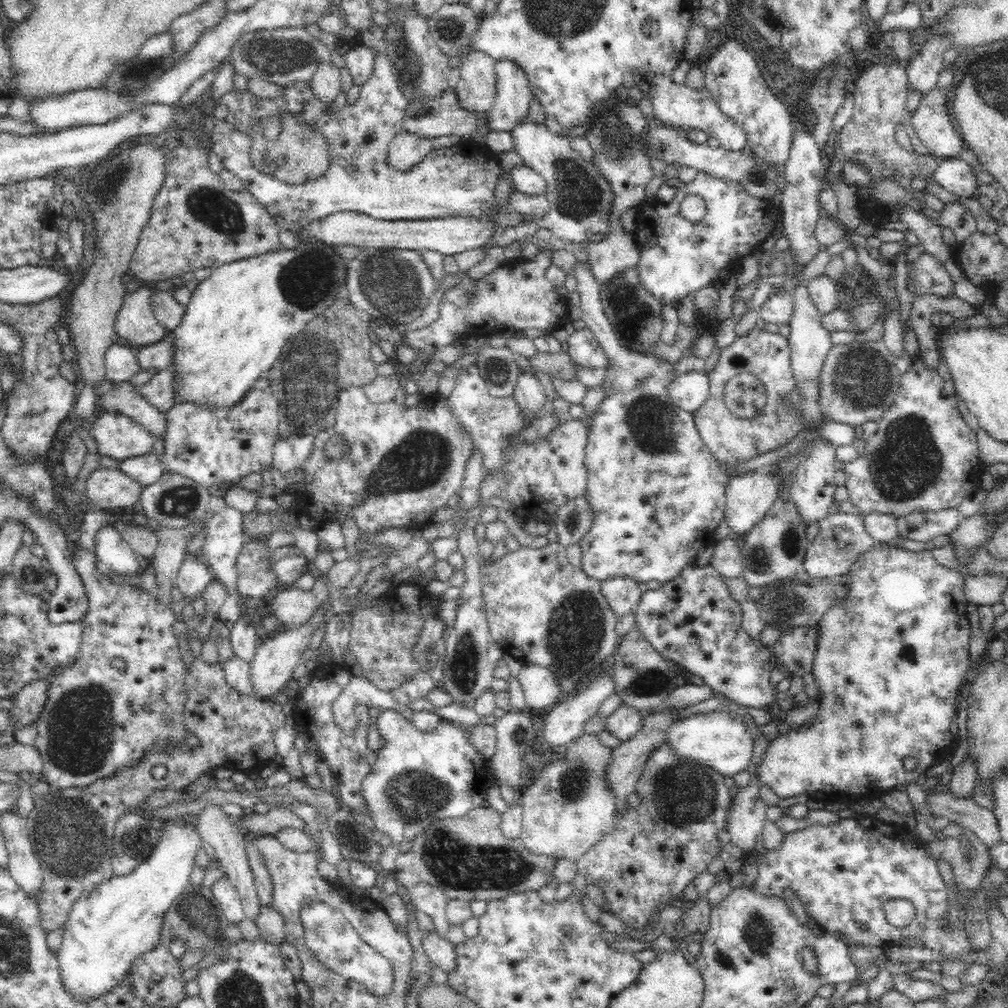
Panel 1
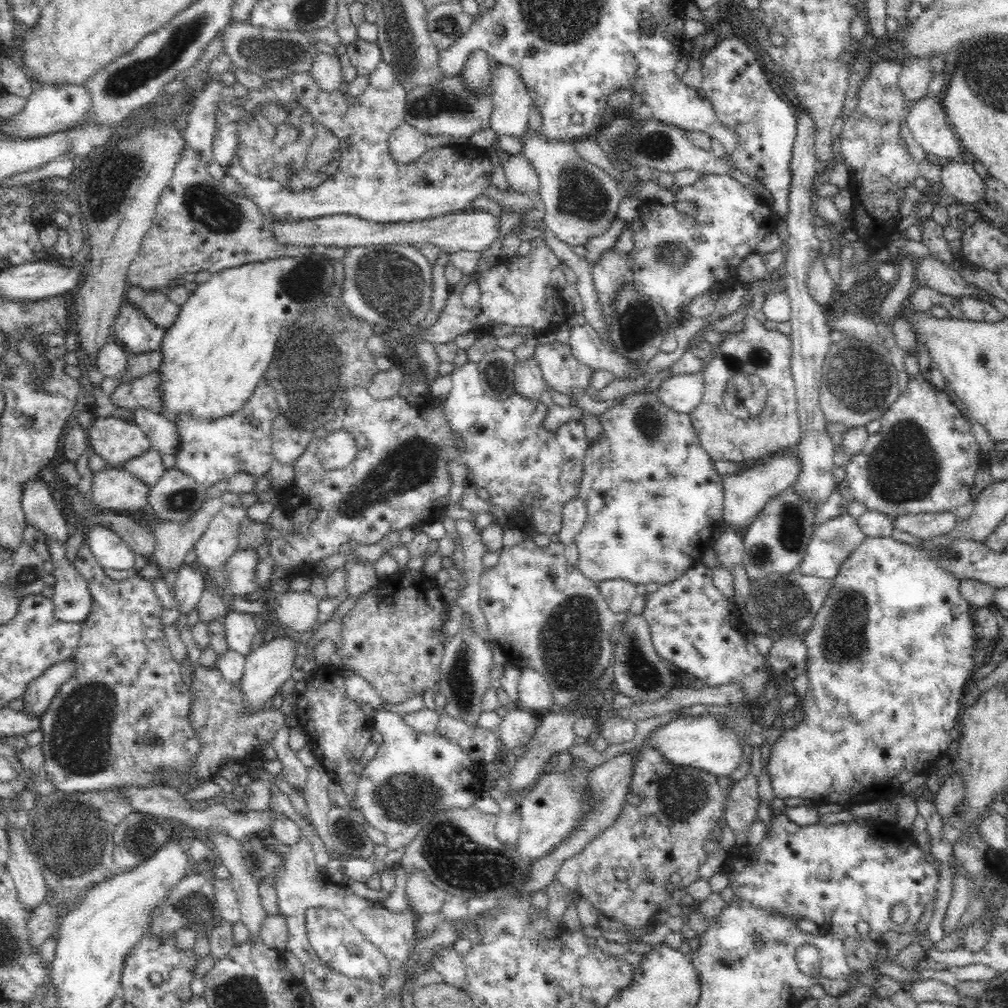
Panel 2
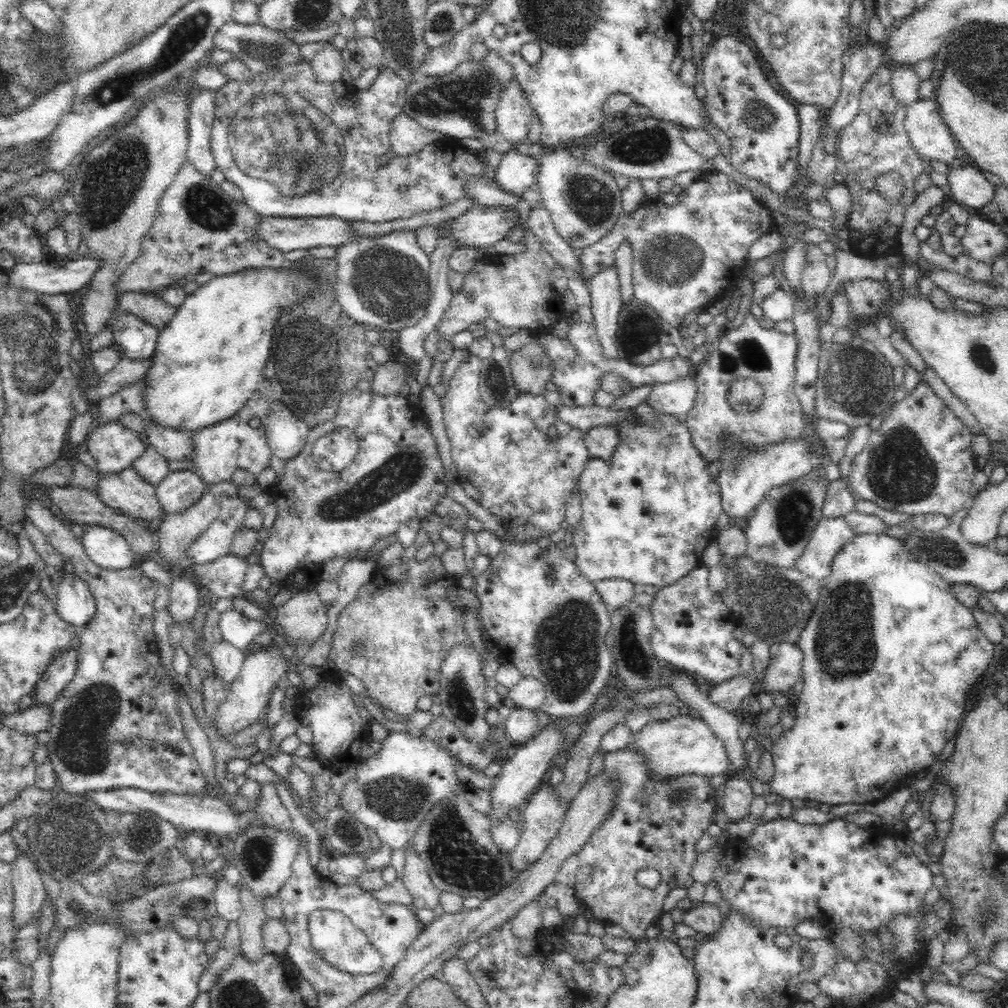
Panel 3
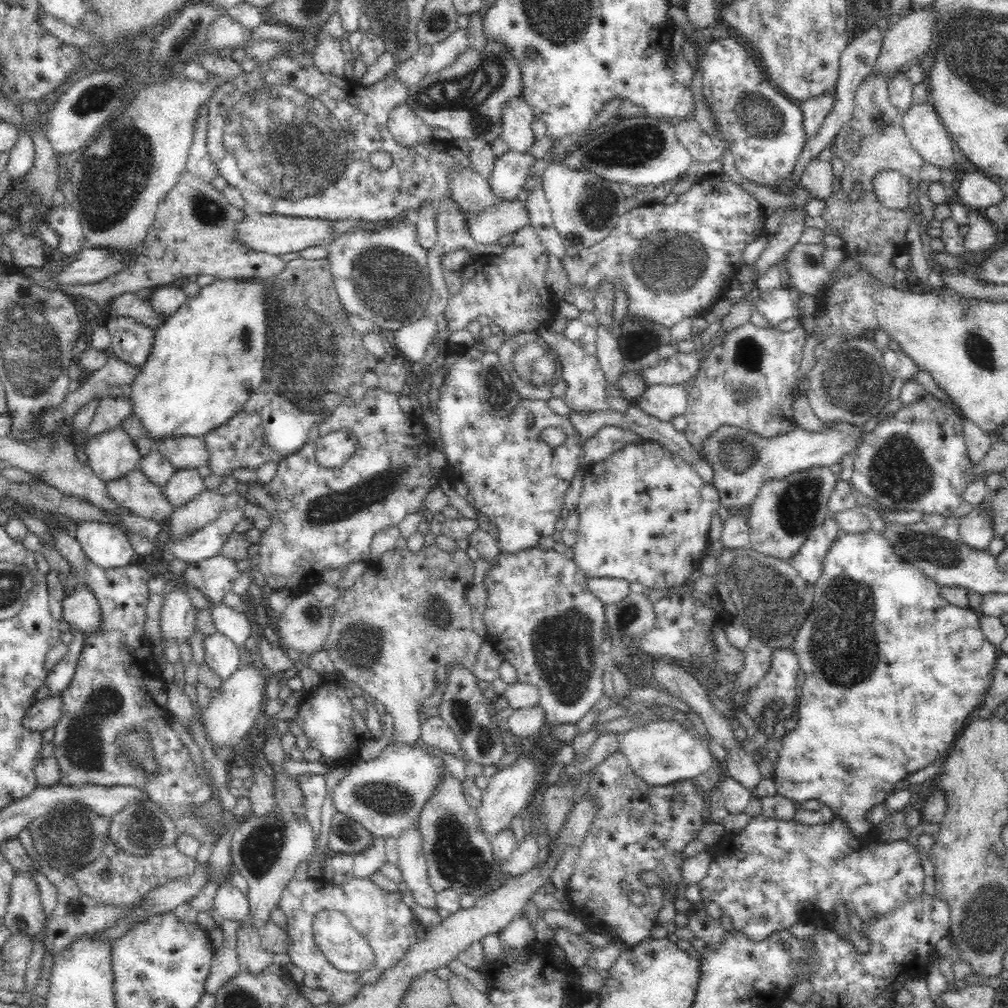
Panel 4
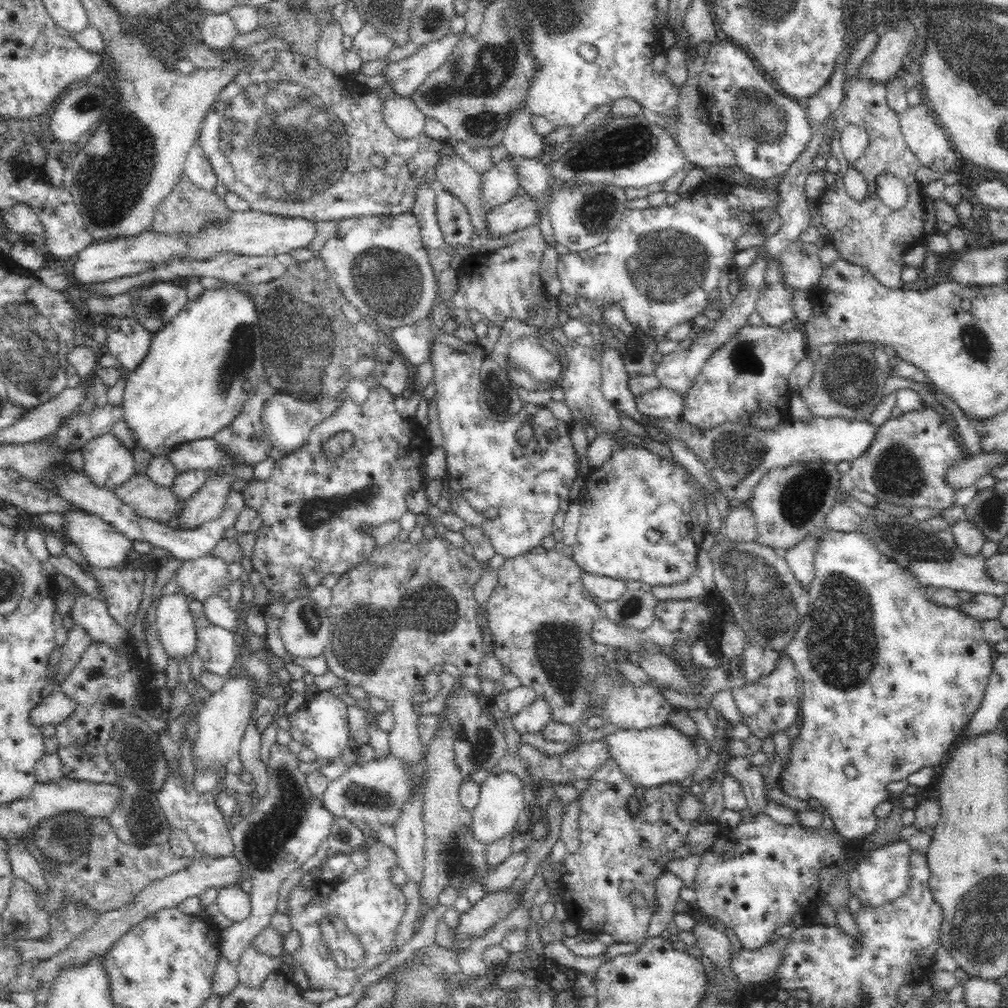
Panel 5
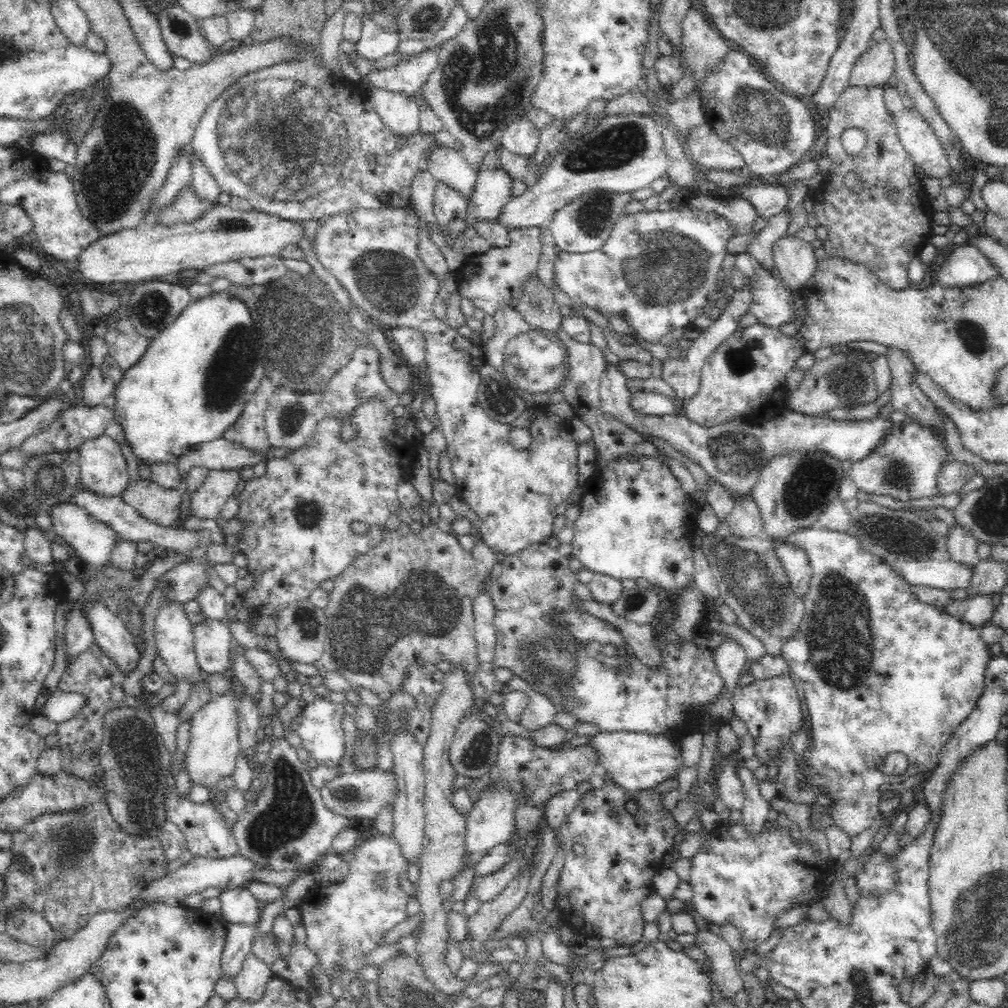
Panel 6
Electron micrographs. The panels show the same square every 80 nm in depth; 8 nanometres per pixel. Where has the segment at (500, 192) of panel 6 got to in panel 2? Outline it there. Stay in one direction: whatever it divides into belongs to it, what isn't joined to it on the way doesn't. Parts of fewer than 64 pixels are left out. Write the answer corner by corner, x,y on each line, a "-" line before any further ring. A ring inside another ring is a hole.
512,155
501,164
504,168
505,178
508,179
510,189
535,196
540,190
540,181
536,169
524,155

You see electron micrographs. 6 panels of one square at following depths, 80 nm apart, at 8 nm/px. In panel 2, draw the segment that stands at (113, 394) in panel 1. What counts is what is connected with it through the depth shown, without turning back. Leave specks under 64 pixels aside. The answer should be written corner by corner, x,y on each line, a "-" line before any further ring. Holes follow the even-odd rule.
144,407
130,412
132,421
146,433
152,448
164,454
174,454
178,450
178,433
172,420

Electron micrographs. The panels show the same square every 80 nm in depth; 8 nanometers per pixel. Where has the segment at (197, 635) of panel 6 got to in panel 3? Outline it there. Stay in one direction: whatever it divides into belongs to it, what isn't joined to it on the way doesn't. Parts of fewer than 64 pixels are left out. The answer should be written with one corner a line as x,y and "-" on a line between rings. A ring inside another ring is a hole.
222,641
213,647
208,646
207,652
215,666
215,675
226,682
234,682
243,665
246,652

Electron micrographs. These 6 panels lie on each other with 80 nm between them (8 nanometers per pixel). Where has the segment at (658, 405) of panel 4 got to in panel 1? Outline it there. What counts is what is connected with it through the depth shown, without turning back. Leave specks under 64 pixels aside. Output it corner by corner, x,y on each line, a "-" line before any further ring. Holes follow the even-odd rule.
697,371
682,374
670,382
672,403
687,412
696,412
710,396
710,378

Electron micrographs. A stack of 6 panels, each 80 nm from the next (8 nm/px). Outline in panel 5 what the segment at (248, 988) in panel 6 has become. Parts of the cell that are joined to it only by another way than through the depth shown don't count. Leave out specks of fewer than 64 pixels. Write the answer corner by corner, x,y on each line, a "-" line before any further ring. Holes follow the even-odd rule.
253,940
246,946
247,948
240,954
237,965
239,982
243,982
252,988
258,988
268,974
277,971
278,966
285,964
284,957
270,957
261,954
254,949

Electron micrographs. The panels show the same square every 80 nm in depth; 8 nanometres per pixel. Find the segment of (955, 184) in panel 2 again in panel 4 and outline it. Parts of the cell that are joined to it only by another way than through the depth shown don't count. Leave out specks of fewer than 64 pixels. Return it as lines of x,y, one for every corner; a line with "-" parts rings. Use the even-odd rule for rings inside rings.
966,171
956,180
958,188
954,190
956,191
955,200
969,208
980,211
992,204
998,204
1004,196
996,181
992,181
990,177
978,171

